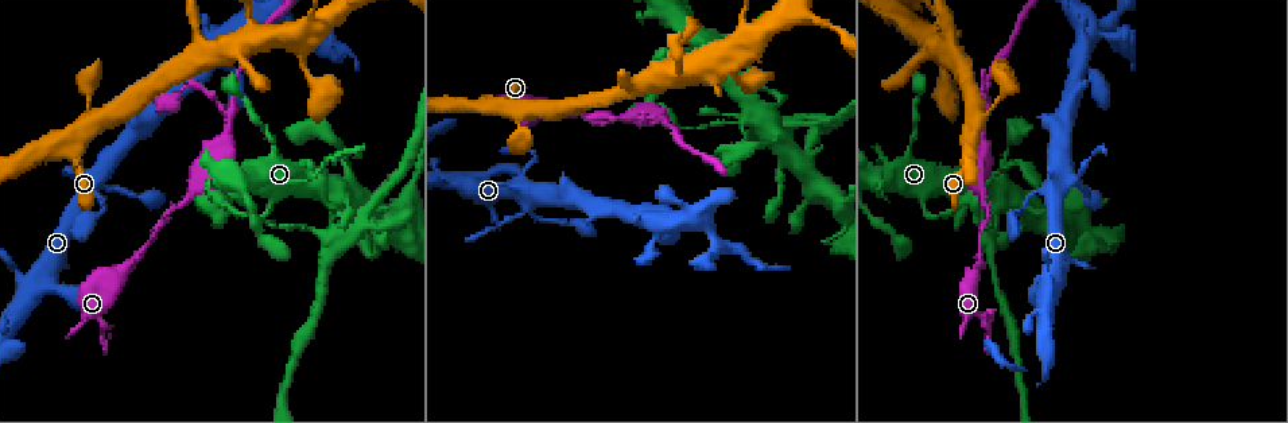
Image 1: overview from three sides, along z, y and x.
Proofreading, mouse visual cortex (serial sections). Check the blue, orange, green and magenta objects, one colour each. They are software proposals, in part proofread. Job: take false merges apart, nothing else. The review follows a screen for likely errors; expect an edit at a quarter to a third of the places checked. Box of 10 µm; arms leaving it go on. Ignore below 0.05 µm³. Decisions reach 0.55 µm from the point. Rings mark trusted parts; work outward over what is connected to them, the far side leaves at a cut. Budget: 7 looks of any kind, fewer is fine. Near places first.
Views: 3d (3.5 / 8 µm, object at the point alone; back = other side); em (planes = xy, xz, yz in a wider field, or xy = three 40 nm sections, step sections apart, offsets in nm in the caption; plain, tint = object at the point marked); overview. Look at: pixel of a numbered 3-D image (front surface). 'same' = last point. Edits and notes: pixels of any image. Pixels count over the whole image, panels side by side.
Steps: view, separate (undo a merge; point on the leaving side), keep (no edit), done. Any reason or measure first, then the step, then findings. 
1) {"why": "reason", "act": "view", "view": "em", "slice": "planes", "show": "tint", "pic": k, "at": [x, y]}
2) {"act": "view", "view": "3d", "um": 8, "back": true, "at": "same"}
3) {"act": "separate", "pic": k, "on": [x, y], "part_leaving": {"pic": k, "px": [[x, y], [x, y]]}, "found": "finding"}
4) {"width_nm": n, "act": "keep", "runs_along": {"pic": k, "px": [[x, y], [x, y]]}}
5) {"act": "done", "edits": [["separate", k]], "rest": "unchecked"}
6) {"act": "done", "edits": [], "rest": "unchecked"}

{"why": "abrupt turn", "act": "view", "view": "3d", "um": 3.5, "pic": 1, "at": [263, 215]}

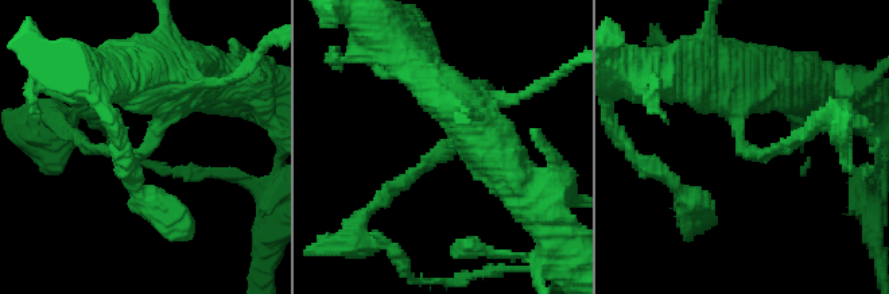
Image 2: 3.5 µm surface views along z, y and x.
{"arm_widths_nm": [150, 450], "act": "view", "view": "em", "slice": "planes", "show": "plain", "pic": 2, "at": [749, 149]}

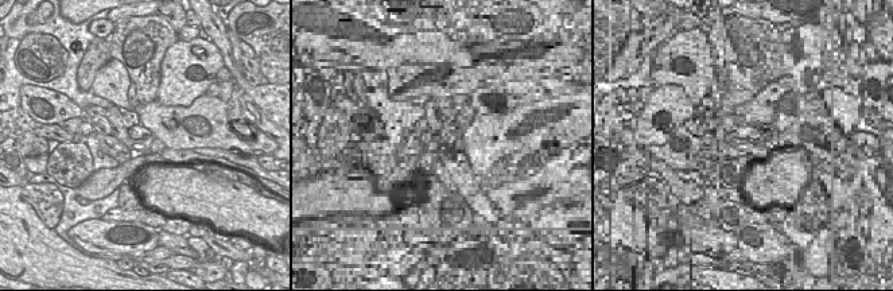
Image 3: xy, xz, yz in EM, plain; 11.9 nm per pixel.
{"act": "view", "view": "em", "slice": "planes", "show": "tint", "at": "same"}

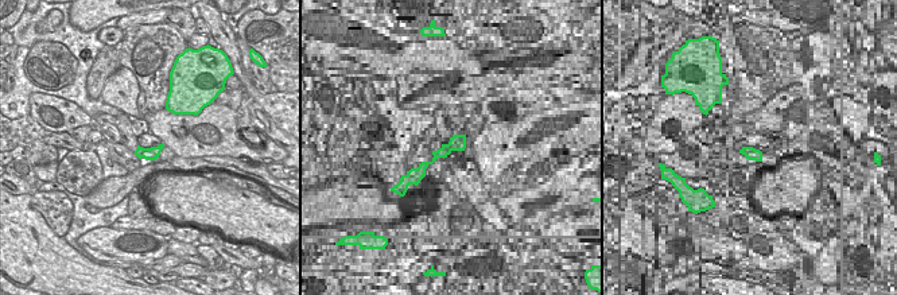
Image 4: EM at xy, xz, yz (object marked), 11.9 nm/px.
{"act": "keep", "runs_along": {"pic": 2, "px": [[474, 134], [424, 161], [379, 202]]}, "found": "all the same cell"}

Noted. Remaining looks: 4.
{"why": "four arms meet", "act": "view", "view": "3d", "um": 3.5, "pic": 1, "at": [701, 224]}

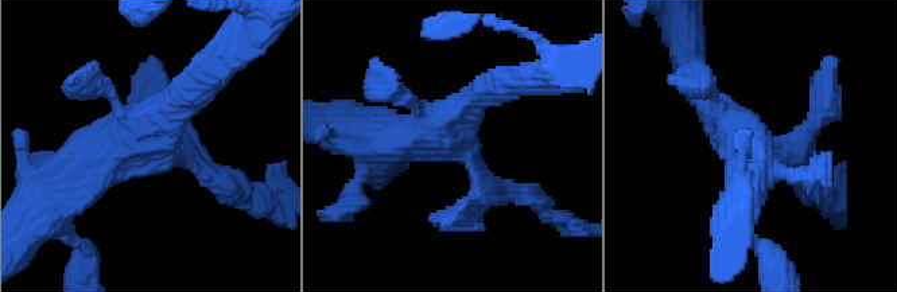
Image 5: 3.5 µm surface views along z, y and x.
{"why": "now the EM", "act": "view", "view": "em", "slice": "planes", "show": "plain", "pic": 5, "at": [156, 150]}

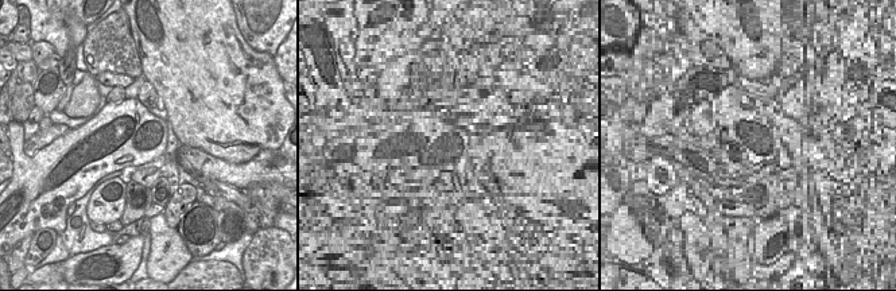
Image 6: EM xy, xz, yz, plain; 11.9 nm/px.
{"why": "with the object marked", "act": "view", "view": "em", "slice": "planes", "show": "tint", "at": "same"}

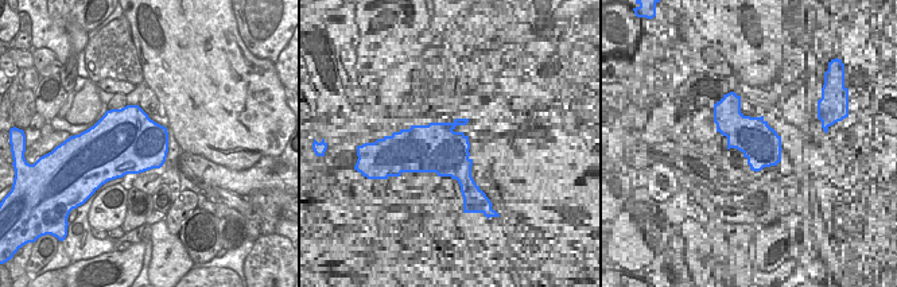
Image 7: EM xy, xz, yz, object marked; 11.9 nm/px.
{"act": "keep", "found": "all the same cell"}

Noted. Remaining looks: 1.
{"act": "done", "edits": [], "rest": "unchecked"}

